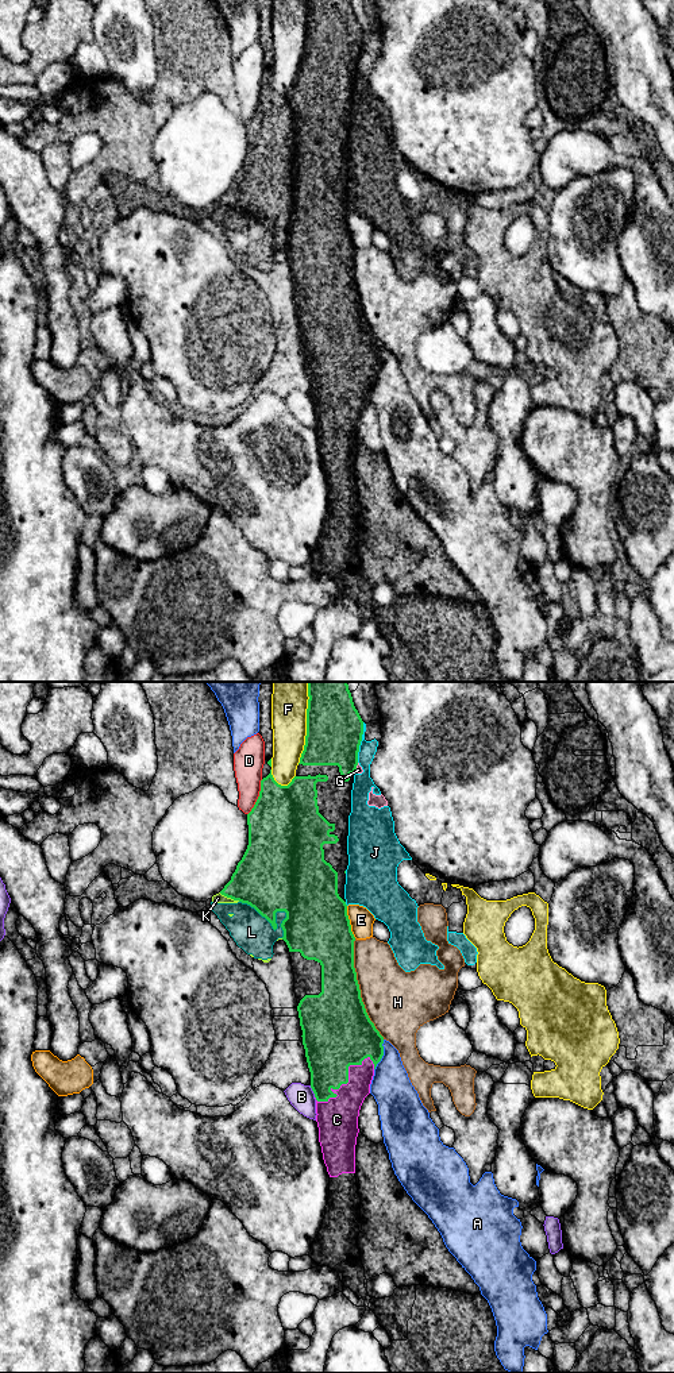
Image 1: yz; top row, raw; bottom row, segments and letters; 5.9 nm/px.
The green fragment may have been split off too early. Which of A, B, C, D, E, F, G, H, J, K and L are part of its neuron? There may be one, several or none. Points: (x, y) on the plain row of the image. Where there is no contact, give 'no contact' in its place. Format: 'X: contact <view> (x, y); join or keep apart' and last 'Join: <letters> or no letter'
A: contact yz (382, 363); keep apart
B: contact yz (312, 398); keep apart
C: contact yz (346, 392); join
D: contact yz (258, 105); keep apart
E: contact yz (349, 231); keep apart
F: contact yz (307, 37); keep apart
G: contact yz (355, 77); keep apart
H: contact yz (358, 297); keep apart
J: contact yz (359, 51); keep apart
K: contact yz (230, 205); keep apart
L: contact yz (274, 231); keep apart
Join: C

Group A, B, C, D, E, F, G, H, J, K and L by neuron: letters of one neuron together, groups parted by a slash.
A / B / C / D / E / F / G J K L / H

